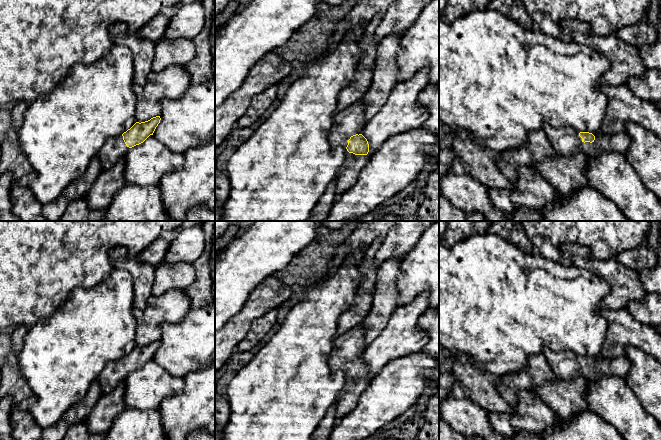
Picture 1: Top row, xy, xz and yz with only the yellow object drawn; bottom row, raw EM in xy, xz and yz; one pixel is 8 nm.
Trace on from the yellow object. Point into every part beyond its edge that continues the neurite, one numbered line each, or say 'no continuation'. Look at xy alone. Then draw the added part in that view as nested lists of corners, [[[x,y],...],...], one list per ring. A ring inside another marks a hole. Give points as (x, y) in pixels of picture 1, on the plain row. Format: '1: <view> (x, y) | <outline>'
1: xy (114, 373) | [[[123,360],[108,363],[97,378],[102,393],[110,393],[119,383],[125,381],[130,372],[126,370]]]

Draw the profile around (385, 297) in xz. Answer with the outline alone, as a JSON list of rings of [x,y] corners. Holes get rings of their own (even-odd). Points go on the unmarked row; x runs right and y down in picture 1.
[[[391,258],[377,268],[373,304],[360,325],[359,336],[363,347],[382,332],[390,316],[398,308],[397,278],[403,258]]]

